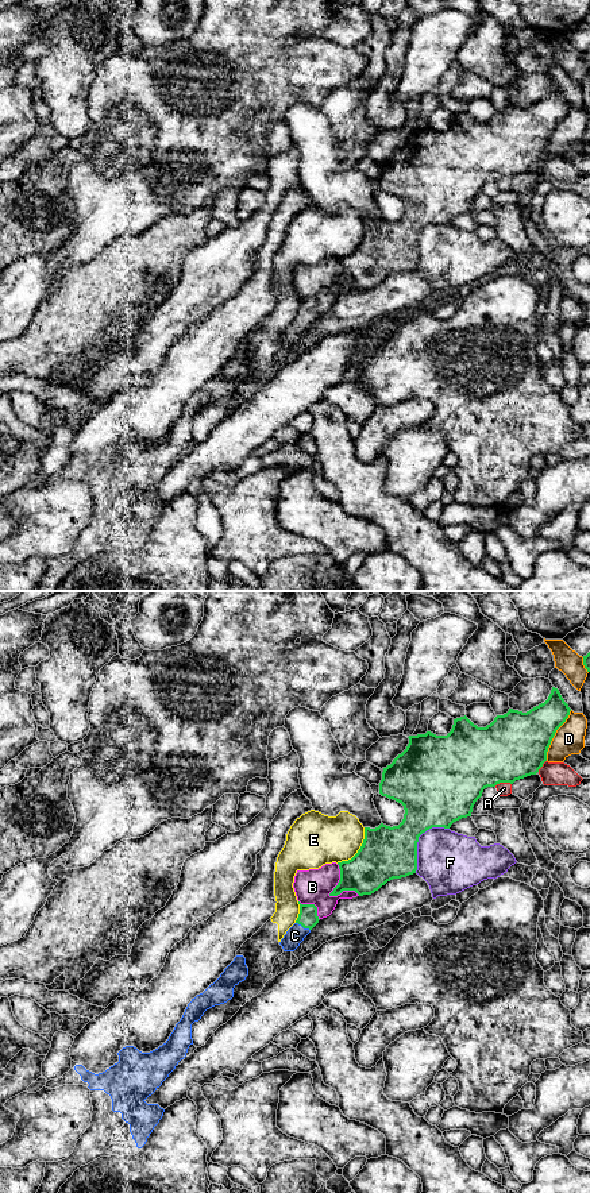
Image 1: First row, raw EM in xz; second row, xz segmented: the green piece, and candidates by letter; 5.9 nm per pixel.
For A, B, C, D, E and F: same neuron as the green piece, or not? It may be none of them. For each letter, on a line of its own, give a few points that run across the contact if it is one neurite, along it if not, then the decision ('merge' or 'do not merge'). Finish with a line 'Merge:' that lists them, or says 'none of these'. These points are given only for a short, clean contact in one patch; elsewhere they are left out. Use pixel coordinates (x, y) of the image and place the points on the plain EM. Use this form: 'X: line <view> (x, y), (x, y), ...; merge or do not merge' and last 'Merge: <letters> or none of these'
A: do not merge
B: do not merge
C: line xz (308, 313), (303, 321), (294, 331); merge
D: do not merge
E: do not merge
F: do not merge
Merge: C

